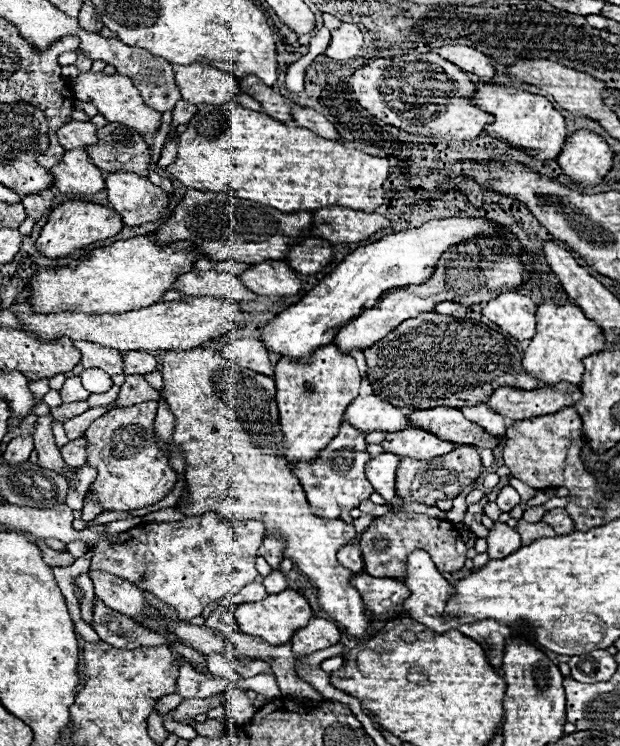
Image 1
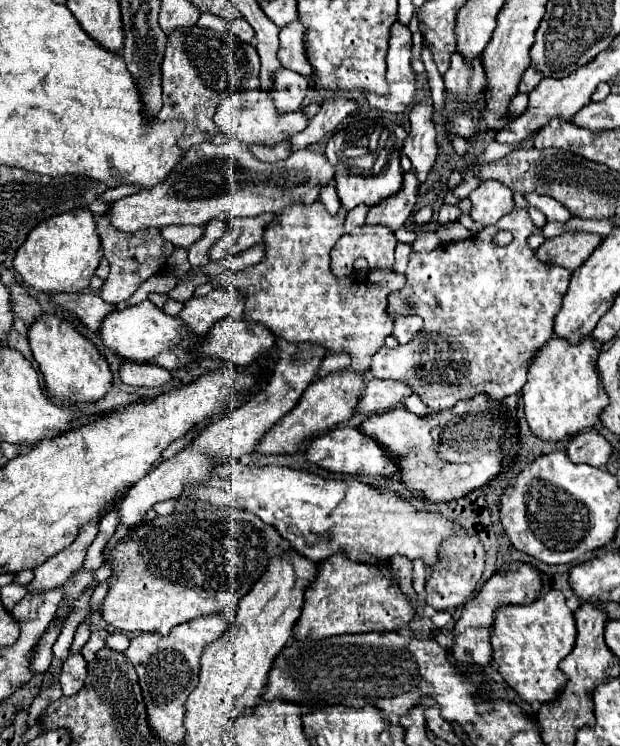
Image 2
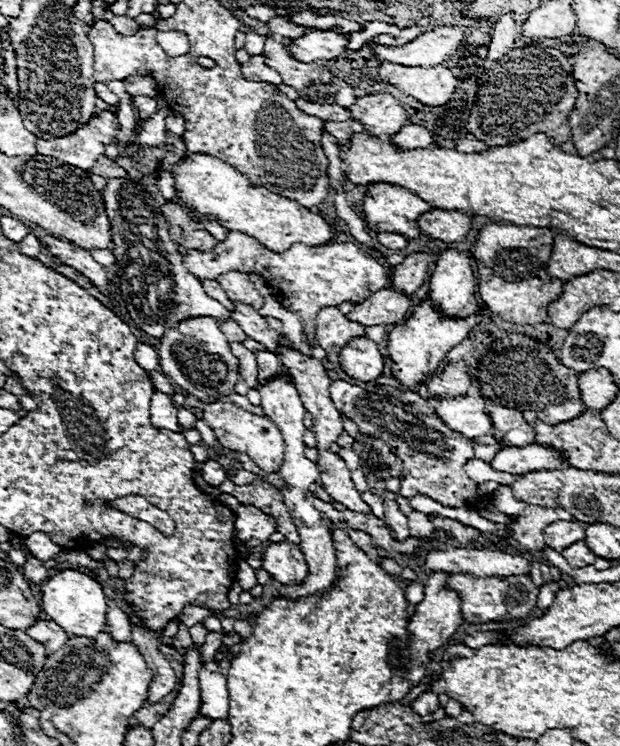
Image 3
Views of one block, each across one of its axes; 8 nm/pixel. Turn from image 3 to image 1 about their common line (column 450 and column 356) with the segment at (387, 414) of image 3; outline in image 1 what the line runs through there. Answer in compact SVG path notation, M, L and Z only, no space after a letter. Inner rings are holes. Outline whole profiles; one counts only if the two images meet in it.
M342 422L338 436L324 450L320 450L312 462L298 462L292 470L308 496L312 512L316 512L320 518L336 520L342 512L350 512L362 500L368 500L374 492L364 476L364 466L368 460L370 454L366 452L364 434Z

